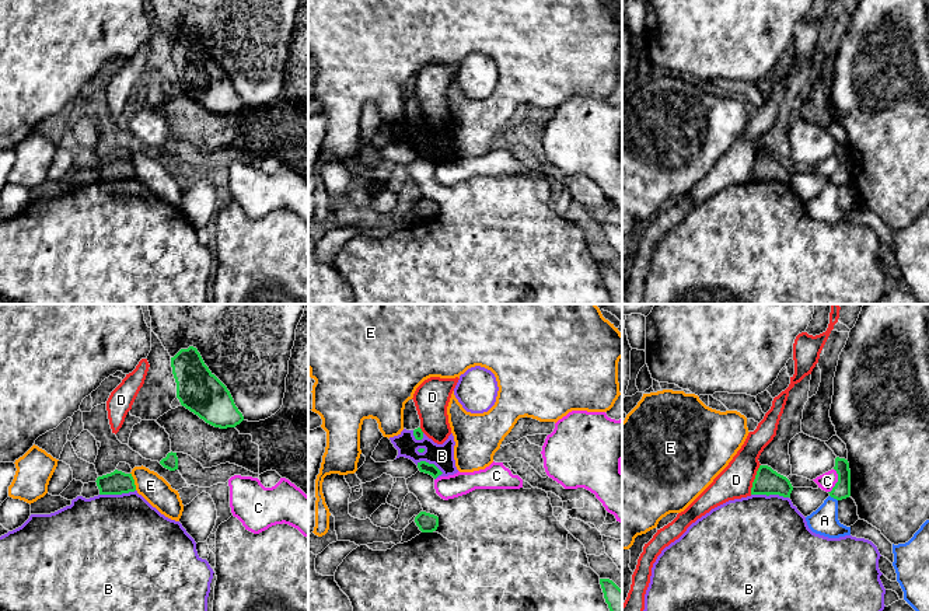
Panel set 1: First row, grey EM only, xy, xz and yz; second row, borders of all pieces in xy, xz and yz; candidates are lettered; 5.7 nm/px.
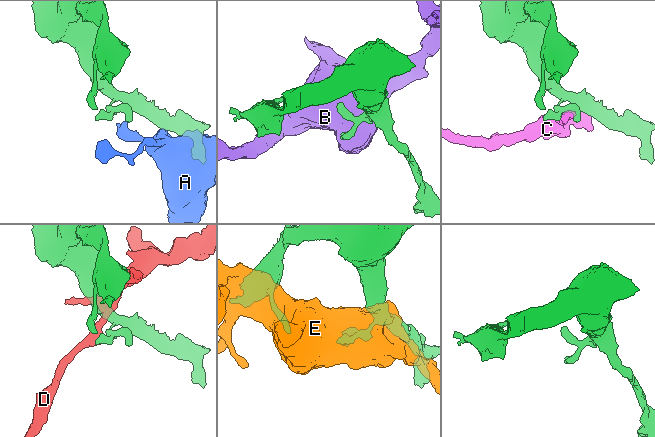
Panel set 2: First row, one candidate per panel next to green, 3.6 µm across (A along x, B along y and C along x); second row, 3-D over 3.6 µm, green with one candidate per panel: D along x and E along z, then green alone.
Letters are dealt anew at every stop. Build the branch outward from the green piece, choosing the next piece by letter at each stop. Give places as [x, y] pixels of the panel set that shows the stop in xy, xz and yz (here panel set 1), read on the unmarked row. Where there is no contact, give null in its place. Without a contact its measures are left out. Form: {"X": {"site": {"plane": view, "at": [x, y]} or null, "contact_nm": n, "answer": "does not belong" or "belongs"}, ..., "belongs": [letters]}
{"A": {"site": {"plane": "yz", "at": [834, 184]}, "contact_nm": 60, "answer": "does not belong"}, "B": {"site": {"plane": "yz", "at": [769, 180]}, "contact_nm": 220, "answer": "does not belong"}, "C": {"site": {"plane": "yz", "at": [838, 167]}, "contact_nm": 150, "answer": "does not belong"}, "D": {"site": {"plane": "yz", "at": [754, 166]}, "contact_nm": 190, "answer": "does not belong"}, "E": {"site": {"plane": "xy", "at": [133, 167]}, "contact_nm": 110, "answer": "does not belong"}, "belongs": []}

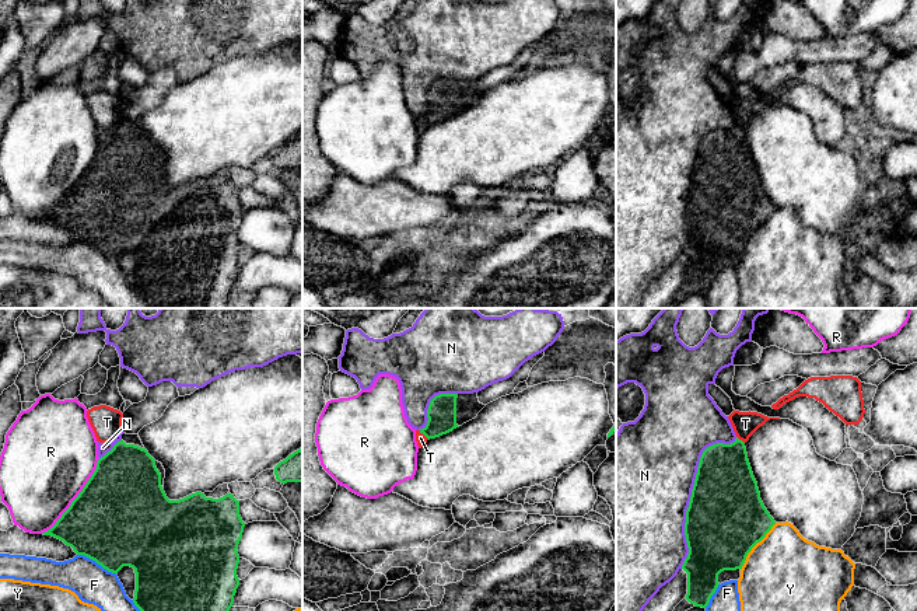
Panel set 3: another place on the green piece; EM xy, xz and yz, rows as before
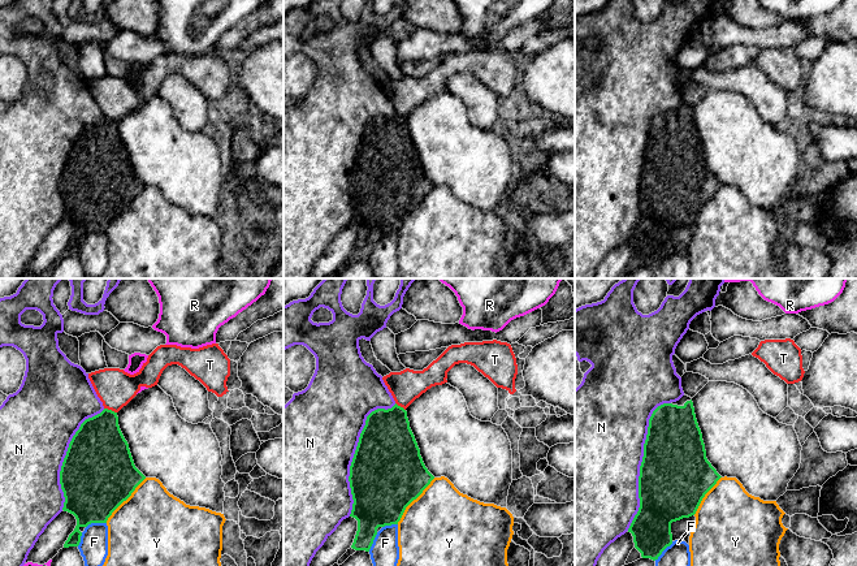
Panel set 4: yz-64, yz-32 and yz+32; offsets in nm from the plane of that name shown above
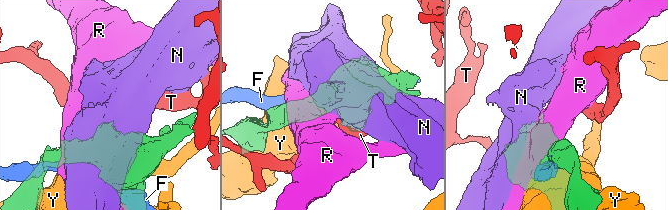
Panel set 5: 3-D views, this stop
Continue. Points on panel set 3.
{"F": {"site": {"plane": "xy", "at": [97, 248]}, "contact_nm": 260, "answer": "does not belong"}, "N": {"site": {"plane": "yz", "at": [692, 180]}, "contact_nm": 800, "answer": "does not belong"}, "R": {"site": {"plane": "xy", "at": [76, 184]}, "contact_nm": 550, "answer": "does not belong"}, "T": {"site": {"plane": "xz", "at": [424, 121]}, "contact_nm": 80, "answer": "does not belong"}, "Y": {"site": {"plane": "yz", "at": [753, 231]}, "contact_nm": 340, "answer": "does not belong"}, "belongs": []}

